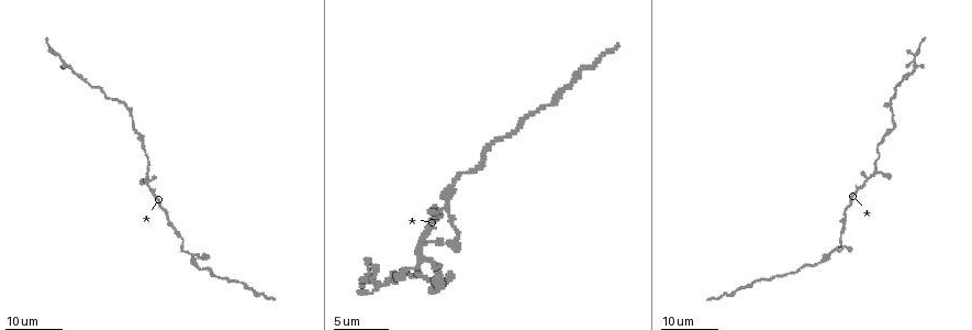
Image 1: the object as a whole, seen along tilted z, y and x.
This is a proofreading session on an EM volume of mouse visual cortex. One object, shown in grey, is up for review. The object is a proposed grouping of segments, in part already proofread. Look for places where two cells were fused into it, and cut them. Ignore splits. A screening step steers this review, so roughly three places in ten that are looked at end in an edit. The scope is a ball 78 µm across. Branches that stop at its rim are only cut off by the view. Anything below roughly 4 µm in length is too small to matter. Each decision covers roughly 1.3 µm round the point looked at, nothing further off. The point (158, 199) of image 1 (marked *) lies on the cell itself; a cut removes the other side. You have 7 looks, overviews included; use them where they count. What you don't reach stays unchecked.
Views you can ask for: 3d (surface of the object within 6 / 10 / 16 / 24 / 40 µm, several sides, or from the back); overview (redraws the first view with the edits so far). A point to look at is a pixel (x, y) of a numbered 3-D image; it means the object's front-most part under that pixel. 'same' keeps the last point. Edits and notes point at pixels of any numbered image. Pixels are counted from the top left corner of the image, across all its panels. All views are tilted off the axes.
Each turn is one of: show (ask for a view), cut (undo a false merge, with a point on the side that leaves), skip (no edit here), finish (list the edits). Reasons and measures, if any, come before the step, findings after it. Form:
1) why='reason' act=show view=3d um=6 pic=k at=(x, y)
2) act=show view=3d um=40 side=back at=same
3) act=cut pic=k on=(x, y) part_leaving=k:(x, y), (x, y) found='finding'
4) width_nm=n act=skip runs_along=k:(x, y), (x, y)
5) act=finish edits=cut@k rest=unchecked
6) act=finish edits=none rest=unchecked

why='narrows sharply' act=show view=3d um=24 pic=1 at=(463, 173)

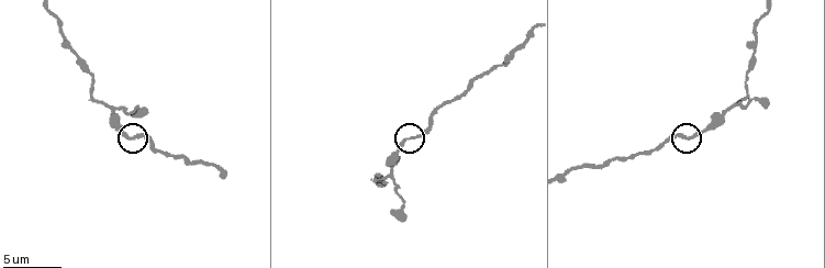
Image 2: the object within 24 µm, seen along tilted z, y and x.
why='zoom in' act=show view=3d um=6 pic=2 at=(685, 139)

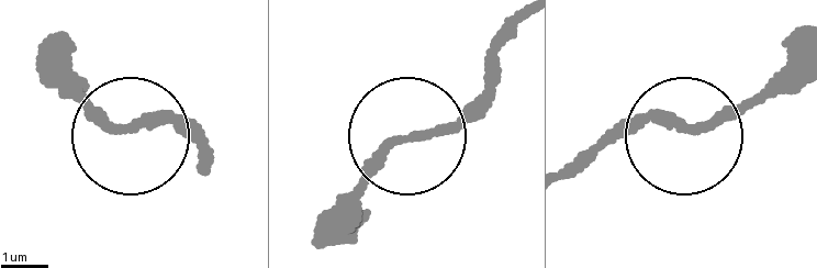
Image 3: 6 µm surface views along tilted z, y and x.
act=skip runs_along=3:(71, 70), (113, 126), (189, 124), (208, 140) found='continuous, no second cell'

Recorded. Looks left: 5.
why='calibre changes' act=show view=3d um=10 pic=2 at=(565, 172)

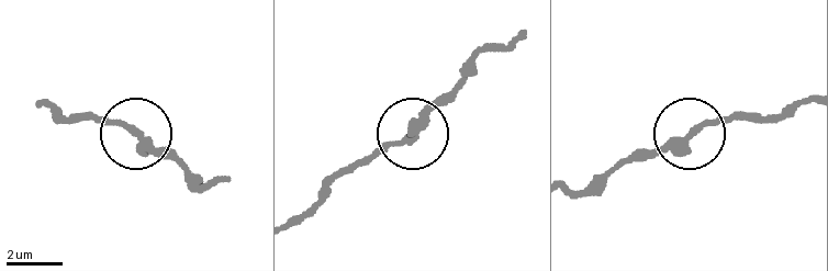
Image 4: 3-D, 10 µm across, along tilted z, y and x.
why='other side' act=show view=3d um=10 side=back pic=4 at=(135, 129)

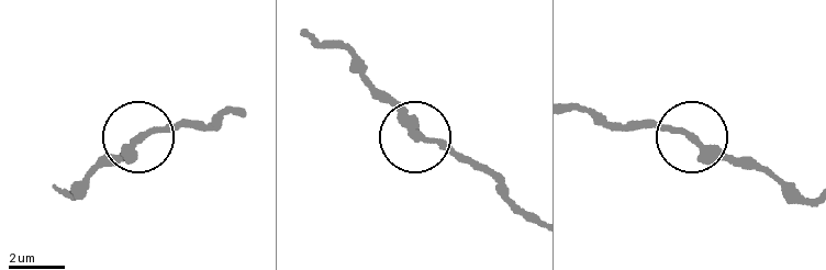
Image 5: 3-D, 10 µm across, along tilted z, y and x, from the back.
act=skip runs_along=5:(229, 105), (207, 121), (187, 119), (138, 132), (115, 161) found='all the same cell'

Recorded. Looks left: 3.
why='three arms meet' act=show view=3d um=24 pic=1 at=(371, 277)

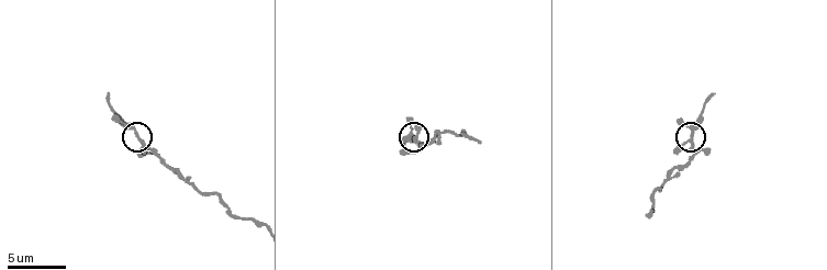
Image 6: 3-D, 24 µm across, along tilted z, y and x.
why='closer look' act=show view=3d um=6 pic=6 at=(691, 137)

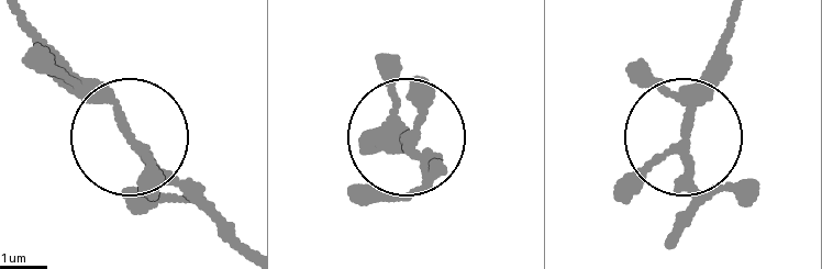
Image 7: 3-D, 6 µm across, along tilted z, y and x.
width_nm=160 act=skip runs_along=7:(677, 226), (696, 183), (687, 122), (722, 51) found='one cell here'

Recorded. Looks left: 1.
act=finish edits=none rest=unchecked

